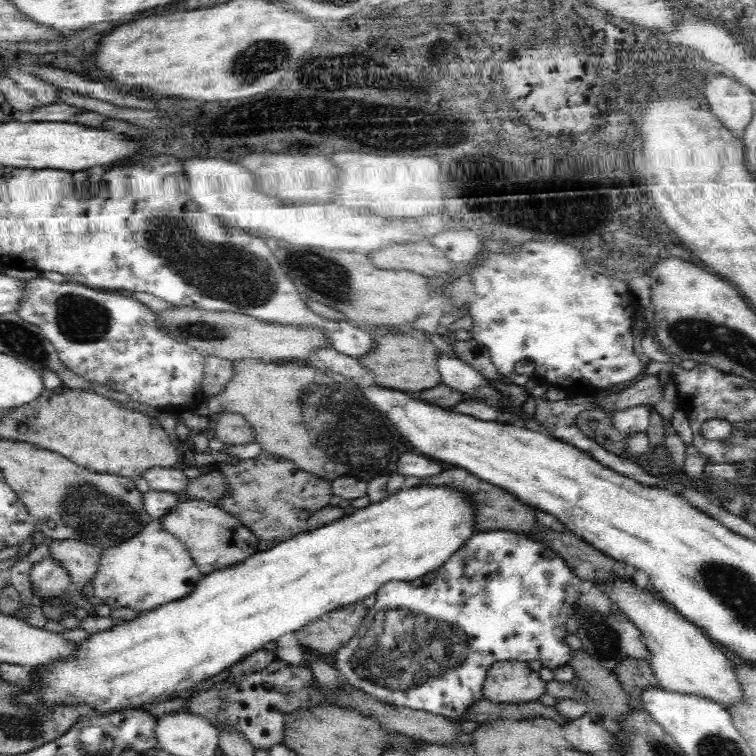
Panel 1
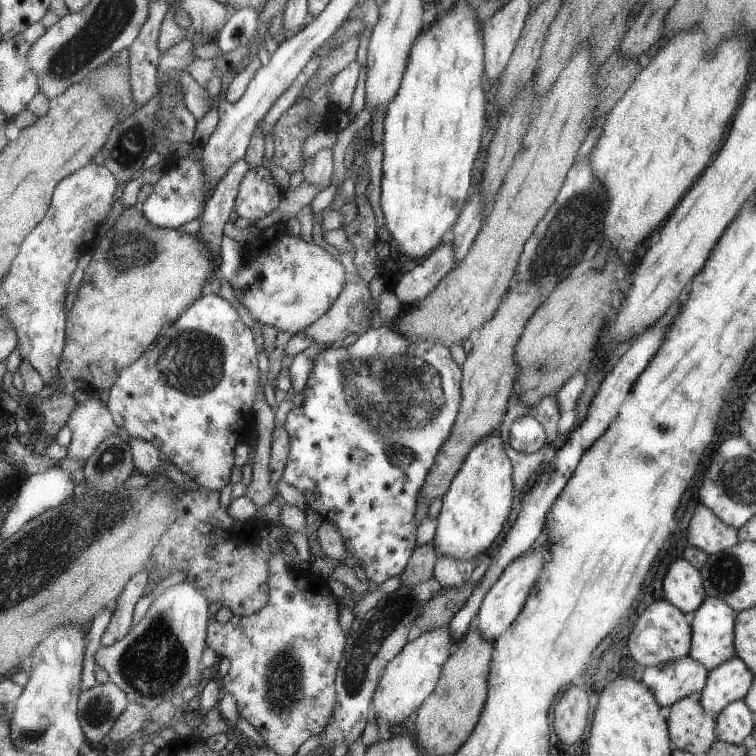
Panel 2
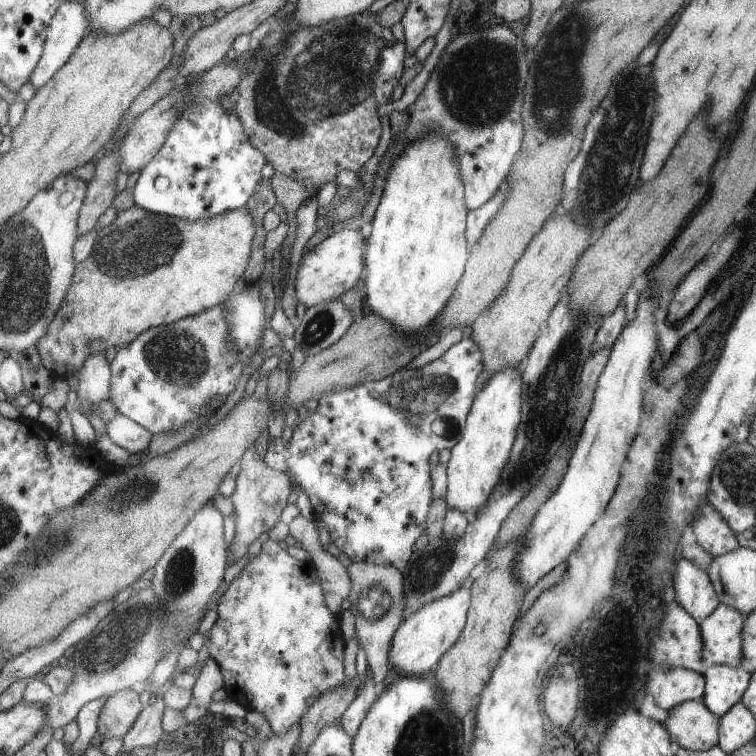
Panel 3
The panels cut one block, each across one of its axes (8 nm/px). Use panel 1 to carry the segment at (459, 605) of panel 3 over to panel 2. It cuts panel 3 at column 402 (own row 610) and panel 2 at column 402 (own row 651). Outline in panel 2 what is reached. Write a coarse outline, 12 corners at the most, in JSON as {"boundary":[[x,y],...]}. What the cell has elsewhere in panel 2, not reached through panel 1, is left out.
{"boundary":[[447,627],[406,642],[379,672],[375,720],[402,725],[437,686]]}

